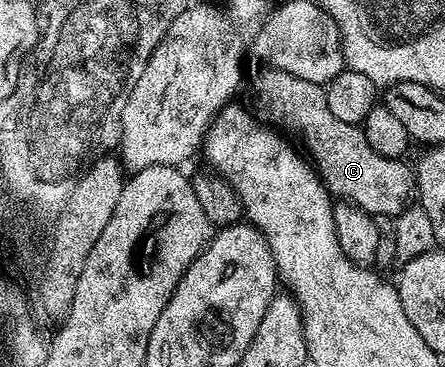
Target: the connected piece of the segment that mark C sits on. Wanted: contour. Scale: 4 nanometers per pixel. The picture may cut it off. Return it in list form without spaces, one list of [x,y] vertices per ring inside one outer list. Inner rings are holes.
[[[263,69],[263,72],[255,79],[255,111],[254,114],[260,120],[268,119],[268,121],[263,120],[268,124],[280,123],[285,130],[292,131],[293,134],[303,138],[304,145],[311,150],[310,158],[313,160],[314,170],[322,179],[323,186],[336,200],[355,204],[356,207],[372,217],[380,217],[379,215],[394,217],[399,214],[401,209],[408,206],[407,198],[410,197],[411,191],[413,195],[412,168],[410,171],[403,159],[381,157],[381,153],[377,153],[369,145],[362,126],[346,123],[333,117],[333,113],[329,113],[327,92],[320,84],[313,81],[301,81],[301,77],[293,77],[284,71]]]

